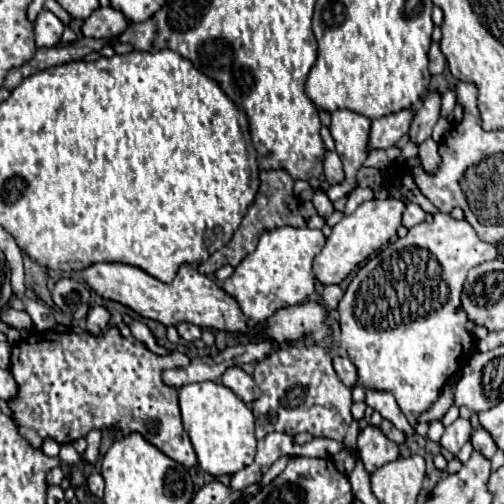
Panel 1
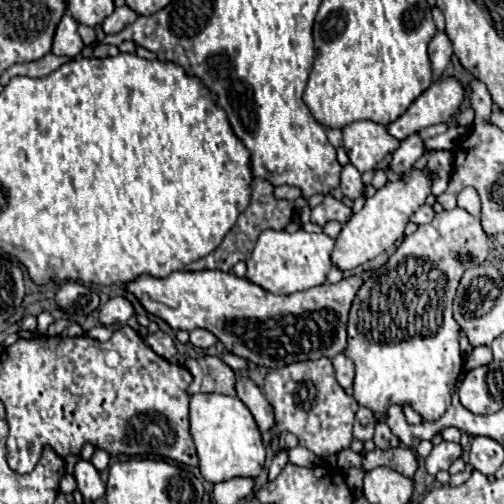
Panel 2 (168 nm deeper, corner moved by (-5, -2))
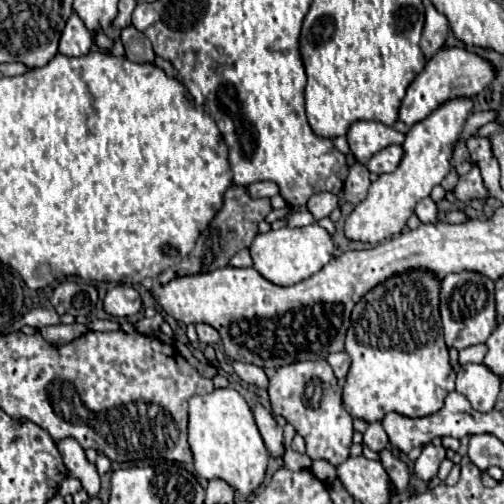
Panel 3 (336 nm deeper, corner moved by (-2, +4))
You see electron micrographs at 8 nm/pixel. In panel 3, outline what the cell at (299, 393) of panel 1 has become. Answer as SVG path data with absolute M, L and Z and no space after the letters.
M307 360L295 362L289 366L277 368L269 378L269 400L273 414L283 416L299 436L307 442L307 456L311 460L327 460L333 466L339 466L349 458L351 436L353 436L353 418L343 406L341 388L333 376L331 366L325 360Z

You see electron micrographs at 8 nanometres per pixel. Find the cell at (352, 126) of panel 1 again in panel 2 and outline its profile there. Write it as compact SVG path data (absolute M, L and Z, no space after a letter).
M352 122L342 130L342 134L346 154L360 172L374 170L378 162L400 146L400 140L394 140L386 126L376 122Z

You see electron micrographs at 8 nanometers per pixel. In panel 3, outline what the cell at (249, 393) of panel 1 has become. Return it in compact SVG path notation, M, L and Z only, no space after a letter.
M255 402L251 406L253 414L255 414L255 422L257 422L257 428L263 436L263 442L267 446L267 450L273 454L273 456L281 456L283 454L283 428L275 422L273 414L259 402Z

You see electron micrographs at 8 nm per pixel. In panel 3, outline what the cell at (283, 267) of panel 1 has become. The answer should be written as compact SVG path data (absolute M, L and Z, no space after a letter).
M311 224L303 228L279 228L269 230L265 234L257 234L249 250L253 266L263 278L277 286L293 286L317 274L325 264L329 264L329 260L333 258L333 240L319 224Z

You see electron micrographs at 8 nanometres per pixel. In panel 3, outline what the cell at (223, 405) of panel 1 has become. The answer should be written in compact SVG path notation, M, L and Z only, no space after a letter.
M219 388L211 394L189 398L189 444L193 450L195 470L205 480L221 478L229 482L241 498L247 498L257 486L261 486L269 450L255 426L249 404L237 390Z

